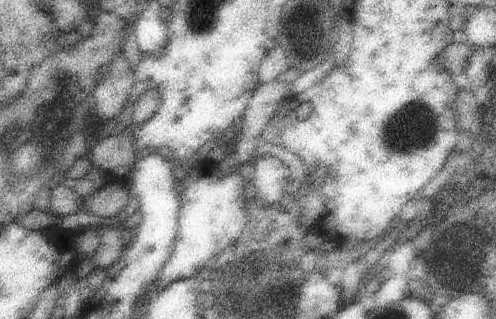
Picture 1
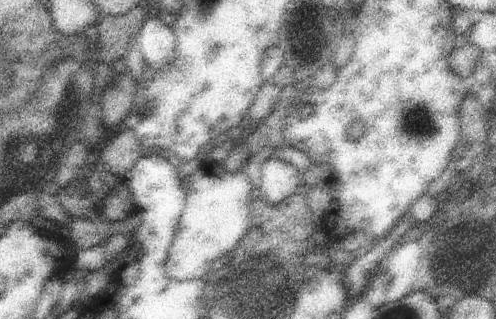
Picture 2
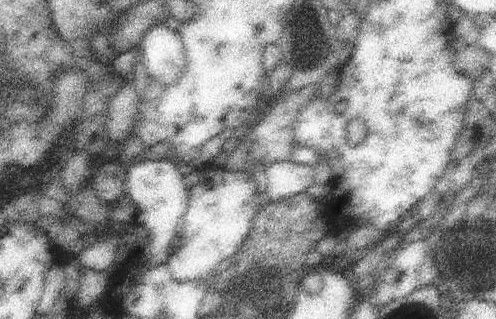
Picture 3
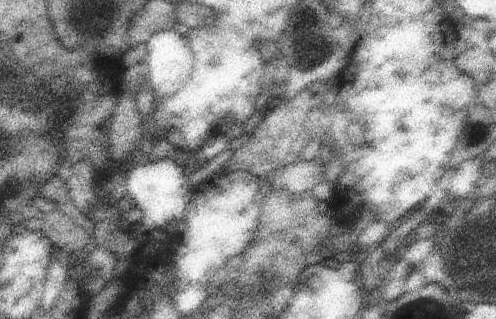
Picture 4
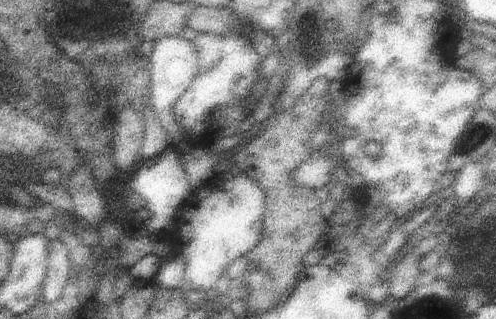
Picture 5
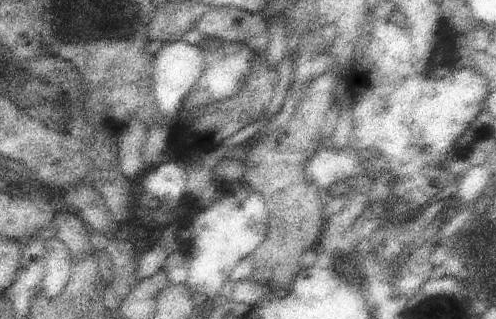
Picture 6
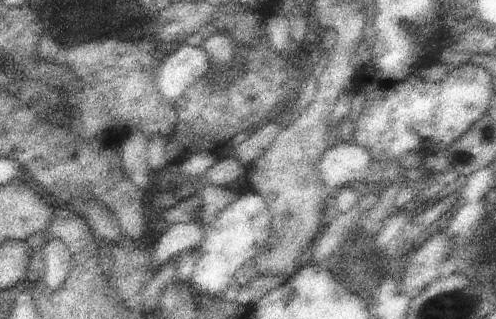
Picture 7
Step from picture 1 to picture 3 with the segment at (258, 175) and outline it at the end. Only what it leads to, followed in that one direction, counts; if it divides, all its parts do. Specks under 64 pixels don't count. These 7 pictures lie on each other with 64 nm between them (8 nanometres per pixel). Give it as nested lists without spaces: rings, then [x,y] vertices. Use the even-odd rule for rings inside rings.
[[[267,162],[265,176],[267,176],[265,192],[267,200],[271,202],[305,192],[315,182],[313,168],[295,162]]]

